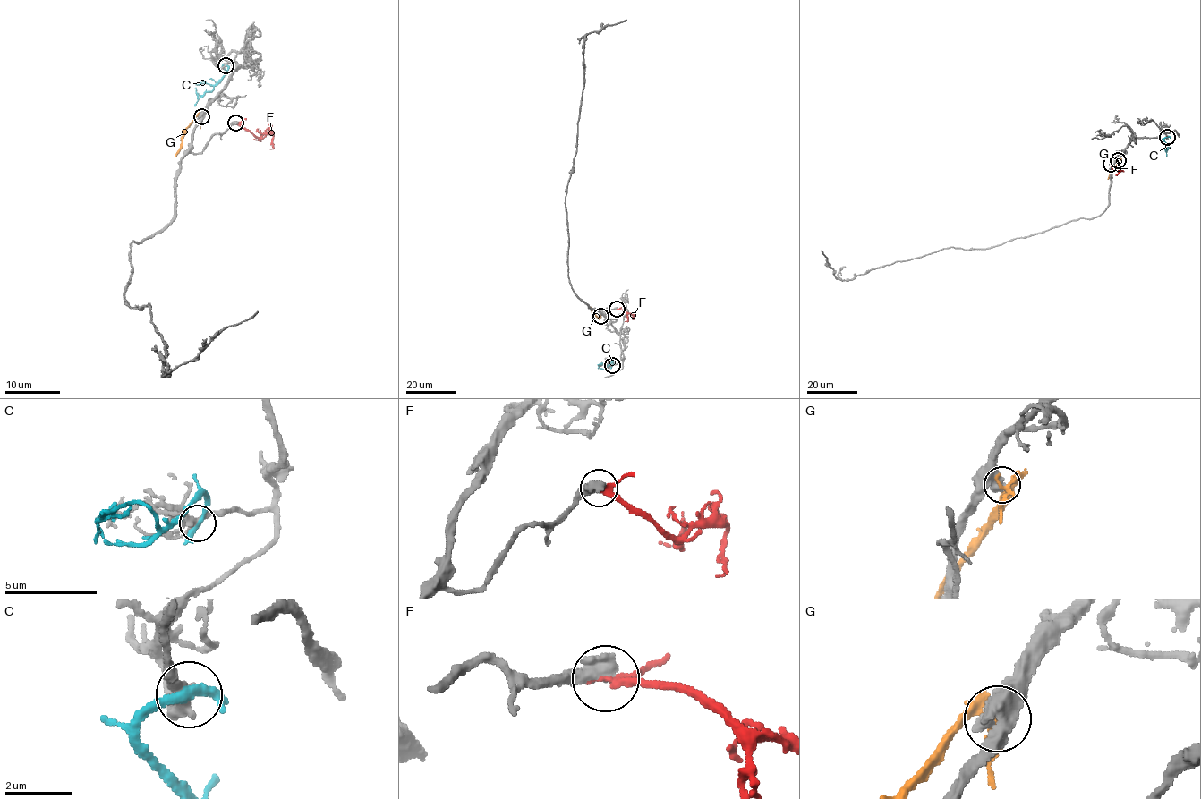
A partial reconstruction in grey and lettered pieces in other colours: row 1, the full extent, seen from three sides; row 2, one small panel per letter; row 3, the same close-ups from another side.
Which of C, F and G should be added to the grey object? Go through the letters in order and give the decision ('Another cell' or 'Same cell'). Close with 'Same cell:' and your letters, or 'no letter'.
C: Another cell
F: Same cell
G: Another cell
Same cell: F

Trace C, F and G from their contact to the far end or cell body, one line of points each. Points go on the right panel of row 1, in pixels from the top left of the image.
C: (1167, 137), (1163, 140), (1167, 145), (1164, 149), (1171, 147)
F: (1111, 163), (1114, 170), (1118, 168), (1120, 172), (1115, 175)
G: (1118, 161), (1107, 179)

